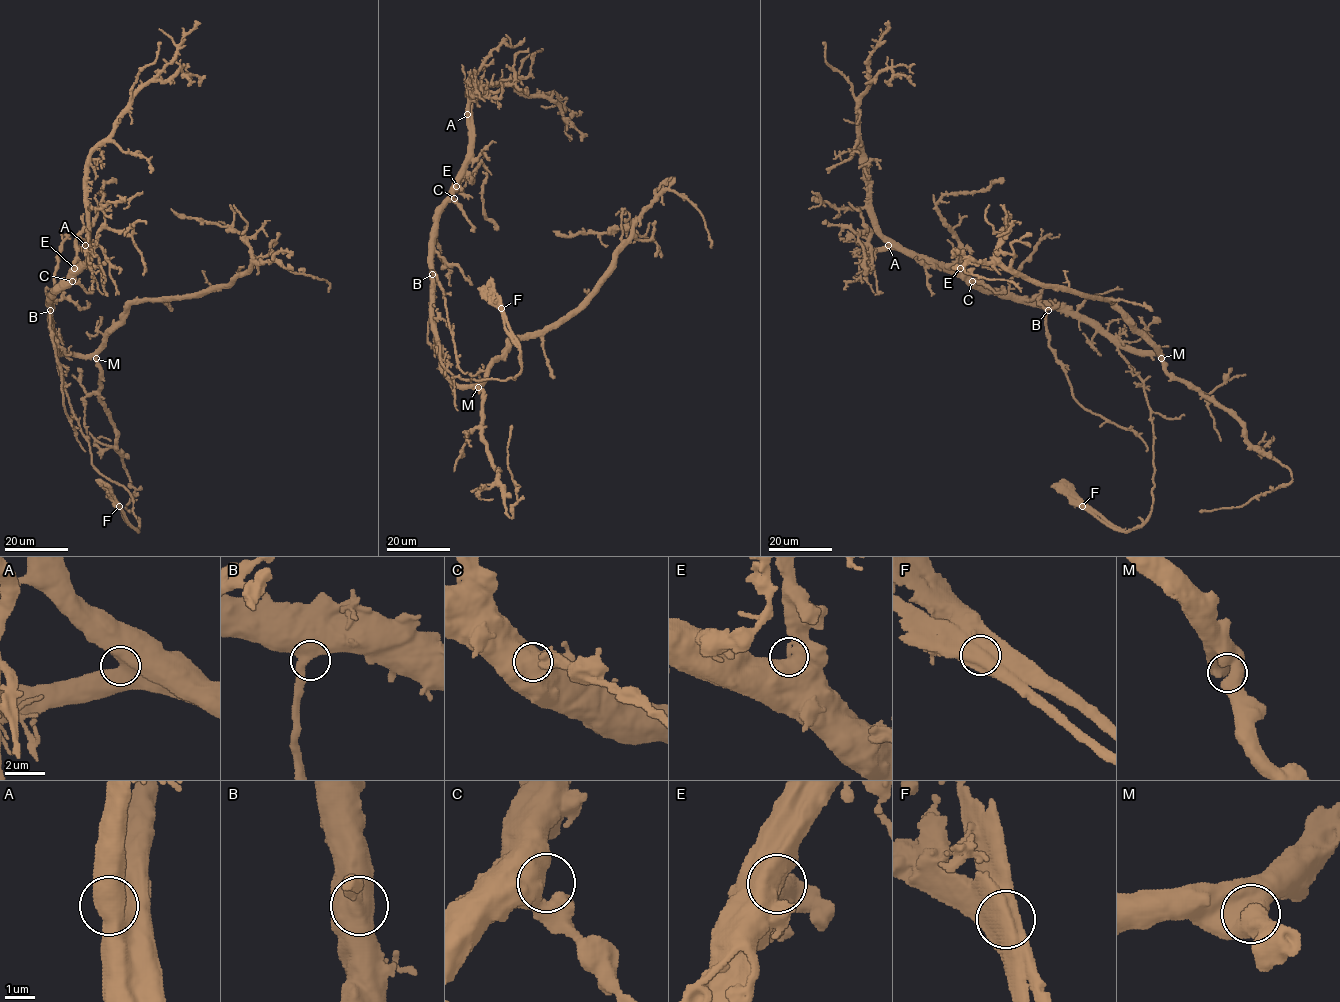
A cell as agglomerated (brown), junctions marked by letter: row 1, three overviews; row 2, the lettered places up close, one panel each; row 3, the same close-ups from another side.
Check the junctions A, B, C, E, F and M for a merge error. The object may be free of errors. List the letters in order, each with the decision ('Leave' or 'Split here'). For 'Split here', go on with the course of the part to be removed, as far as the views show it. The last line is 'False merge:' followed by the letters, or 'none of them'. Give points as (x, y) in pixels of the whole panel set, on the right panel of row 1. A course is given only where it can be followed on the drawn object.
A: Leave
B: Leave
C: Leave
E: Leave
F: Split here. Course of the part to remove: (1082, 506), (1122, 531), (1139, 528), (1143, 522), (1138, 517)
M: Leave
False merge: F

